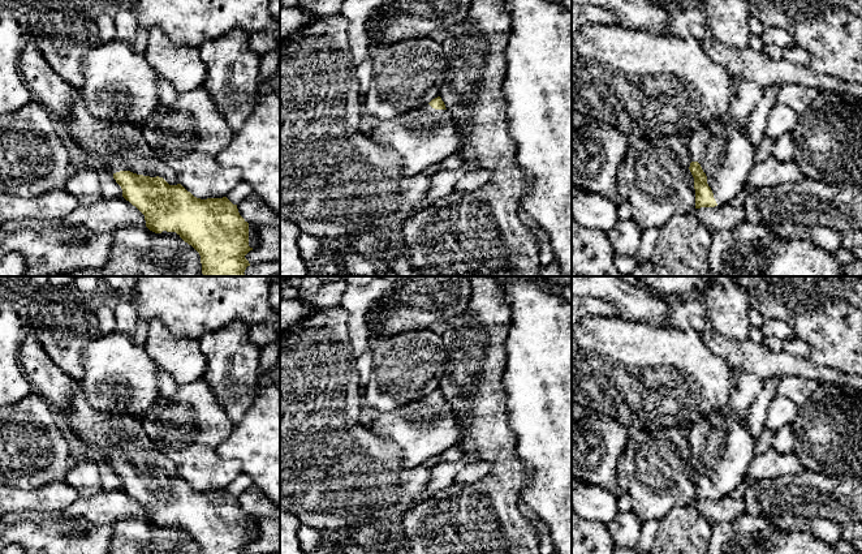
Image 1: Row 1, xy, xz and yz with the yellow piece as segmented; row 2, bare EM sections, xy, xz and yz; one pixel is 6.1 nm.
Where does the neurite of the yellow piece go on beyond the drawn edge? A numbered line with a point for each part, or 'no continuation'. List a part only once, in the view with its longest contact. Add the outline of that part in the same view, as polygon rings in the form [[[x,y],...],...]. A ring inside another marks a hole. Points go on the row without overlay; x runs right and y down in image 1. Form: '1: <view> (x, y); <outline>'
1: xy (120, 438); [[[79,385],[72,395],[69,418],[63,421],[63,426],[73,443],[95,446],[112,467],[130,463],[163,469],[169,477],[180,476],[176,464],[150,441],[142,417],[92,408]]]

